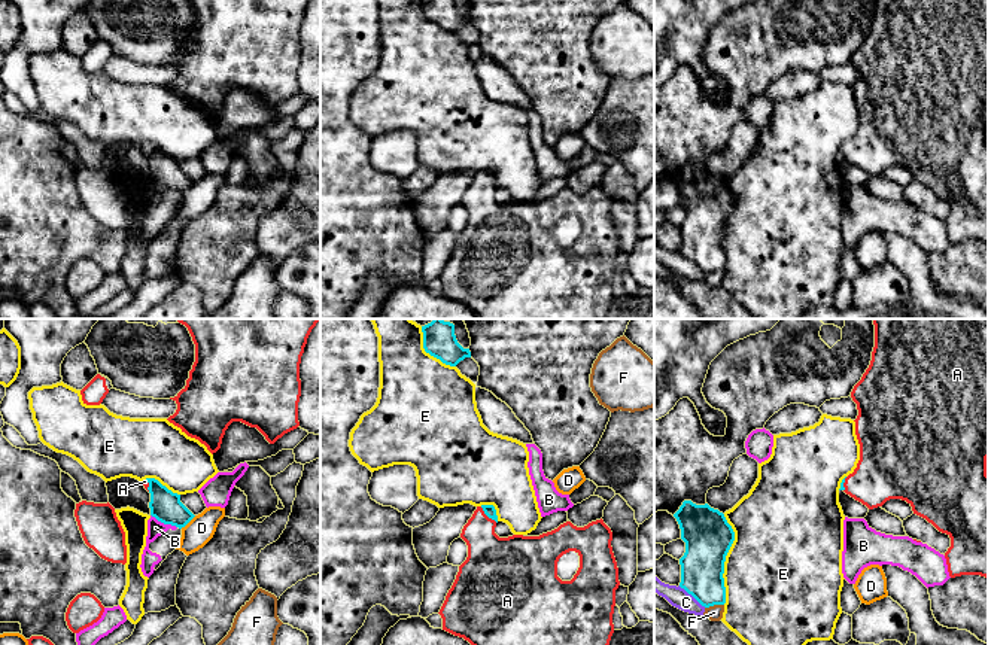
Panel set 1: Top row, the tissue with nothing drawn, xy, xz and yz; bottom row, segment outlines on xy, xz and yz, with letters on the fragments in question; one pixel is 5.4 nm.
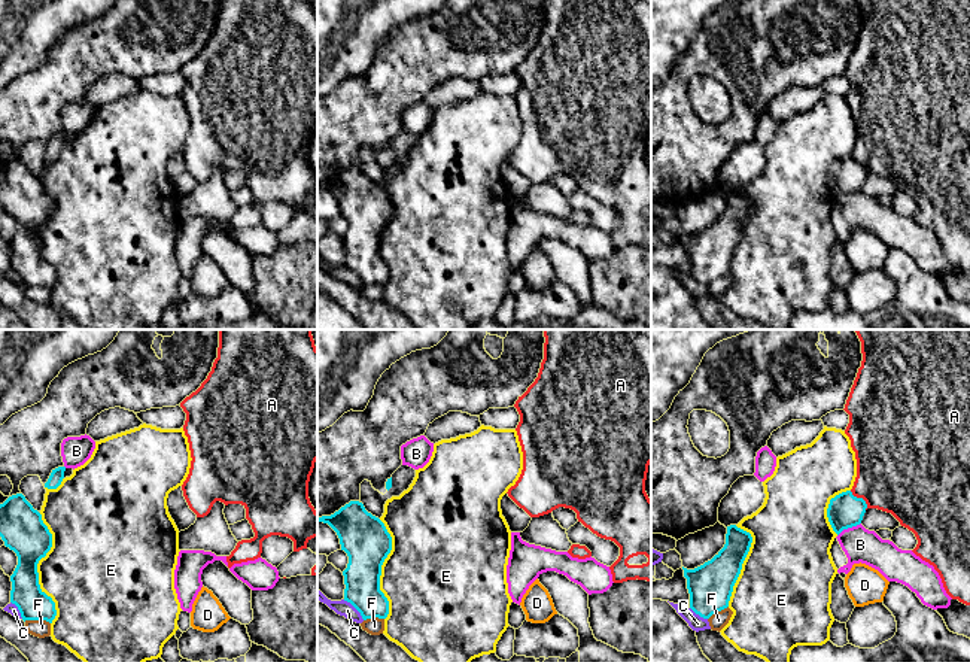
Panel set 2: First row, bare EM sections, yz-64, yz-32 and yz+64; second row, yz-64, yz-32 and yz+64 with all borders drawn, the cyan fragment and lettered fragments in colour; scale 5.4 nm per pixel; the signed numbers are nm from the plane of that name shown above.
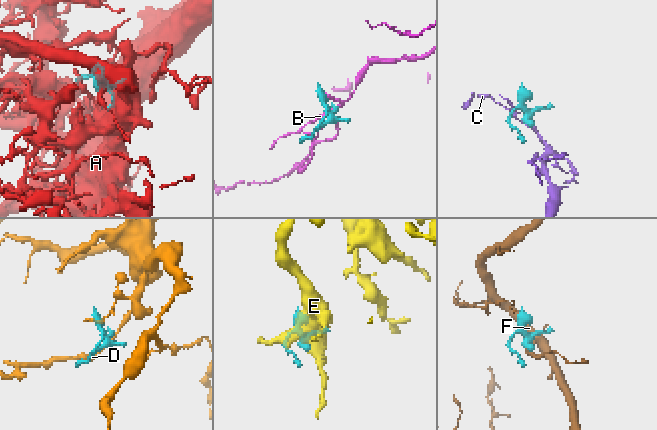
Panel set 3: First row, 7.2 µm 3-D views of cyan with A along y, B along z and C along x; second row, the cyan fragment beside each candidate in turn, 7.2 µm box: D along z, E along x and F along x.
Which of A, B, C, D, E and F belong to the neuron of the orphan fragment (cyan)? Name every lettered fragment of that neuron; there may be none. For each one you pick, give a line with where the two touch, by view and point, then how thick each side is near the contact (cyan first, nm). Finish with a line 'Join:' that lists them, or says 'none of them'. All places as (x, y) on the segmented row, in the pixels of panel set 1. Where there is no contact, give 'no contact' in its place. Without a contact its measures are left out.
A: contact xz (488, 516); calibres 60 and 280 nm
Join: A

